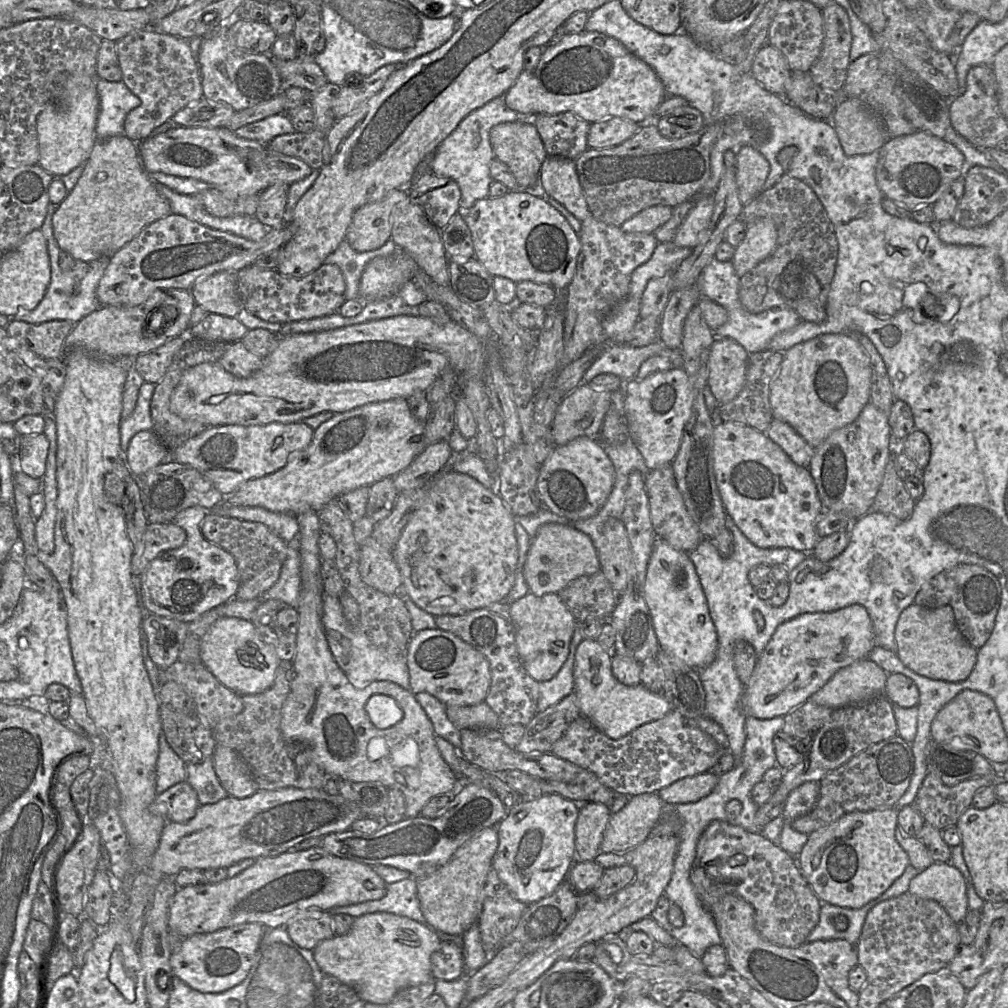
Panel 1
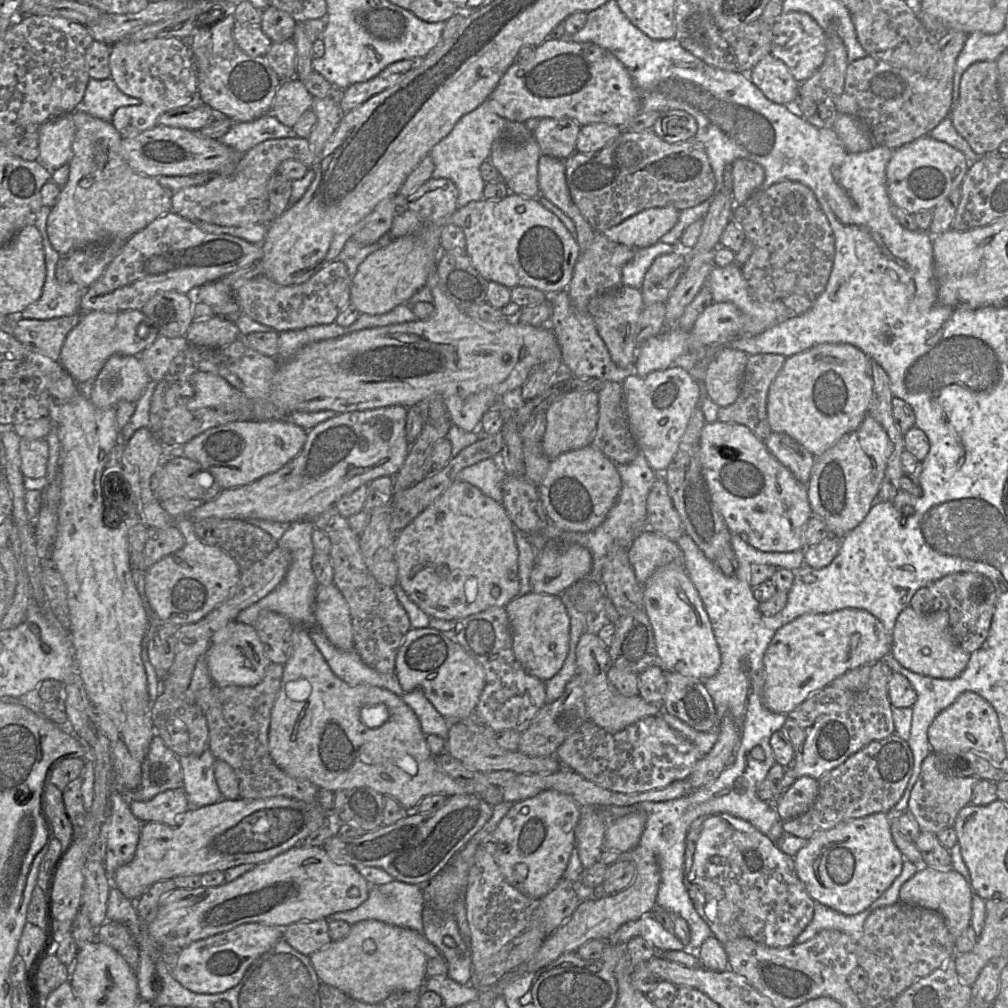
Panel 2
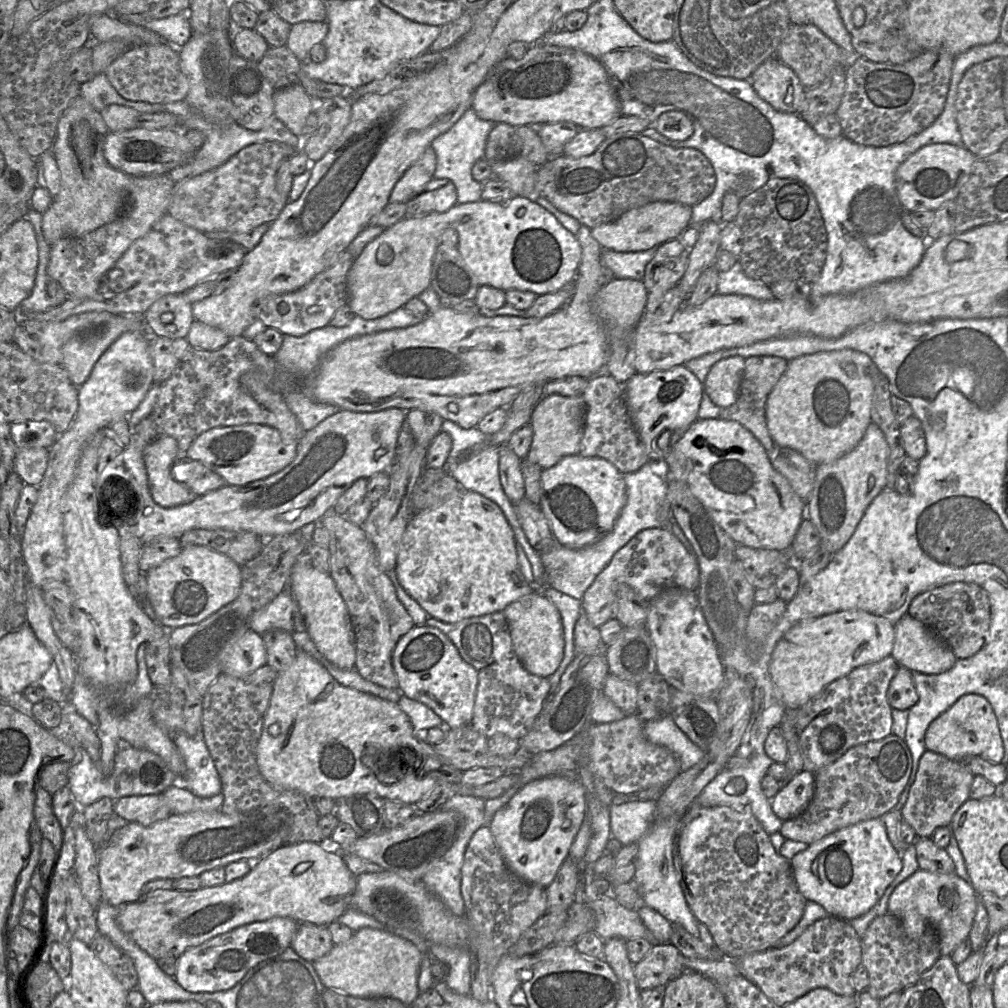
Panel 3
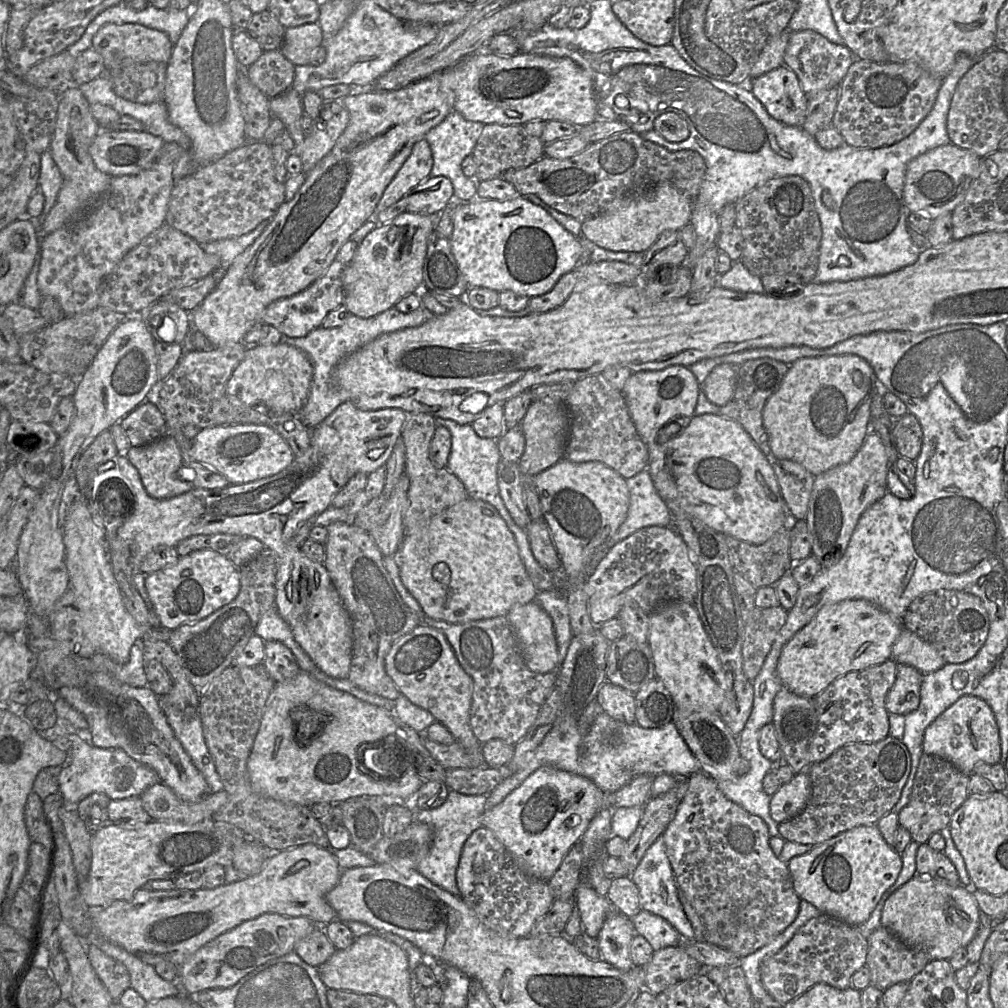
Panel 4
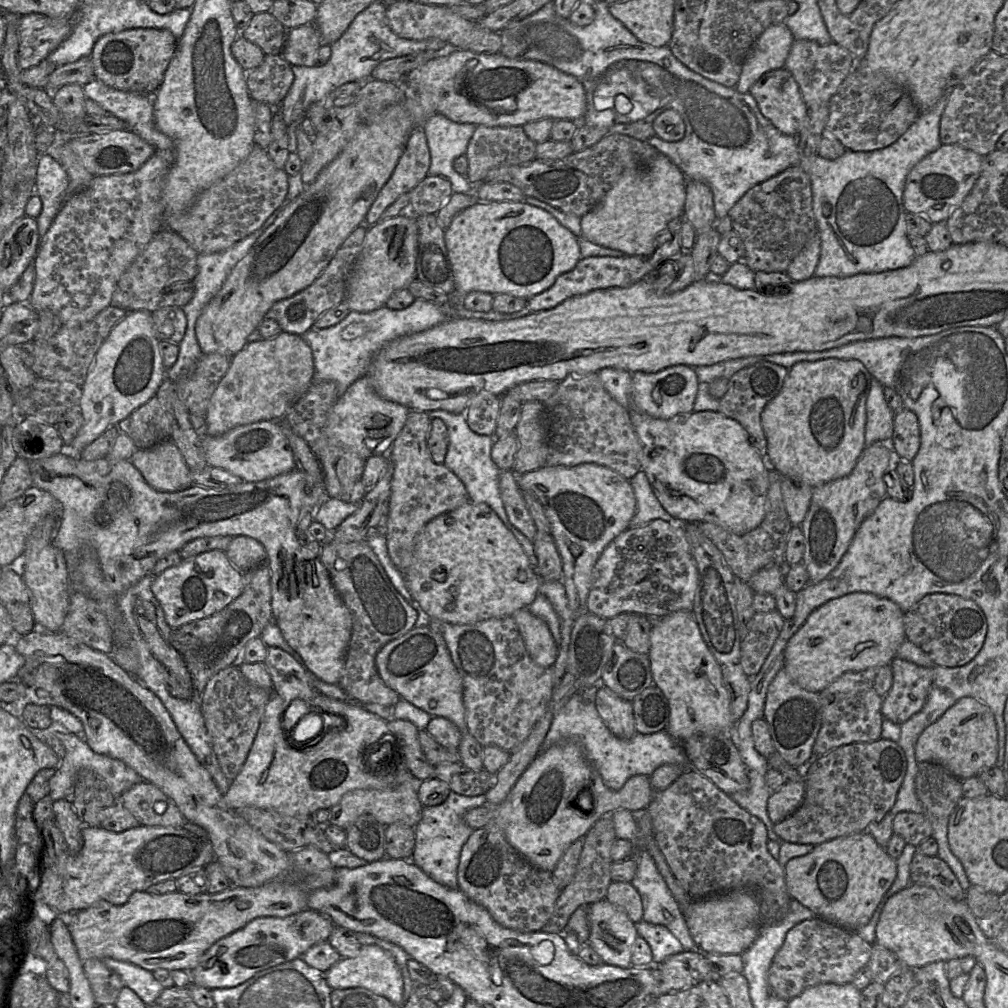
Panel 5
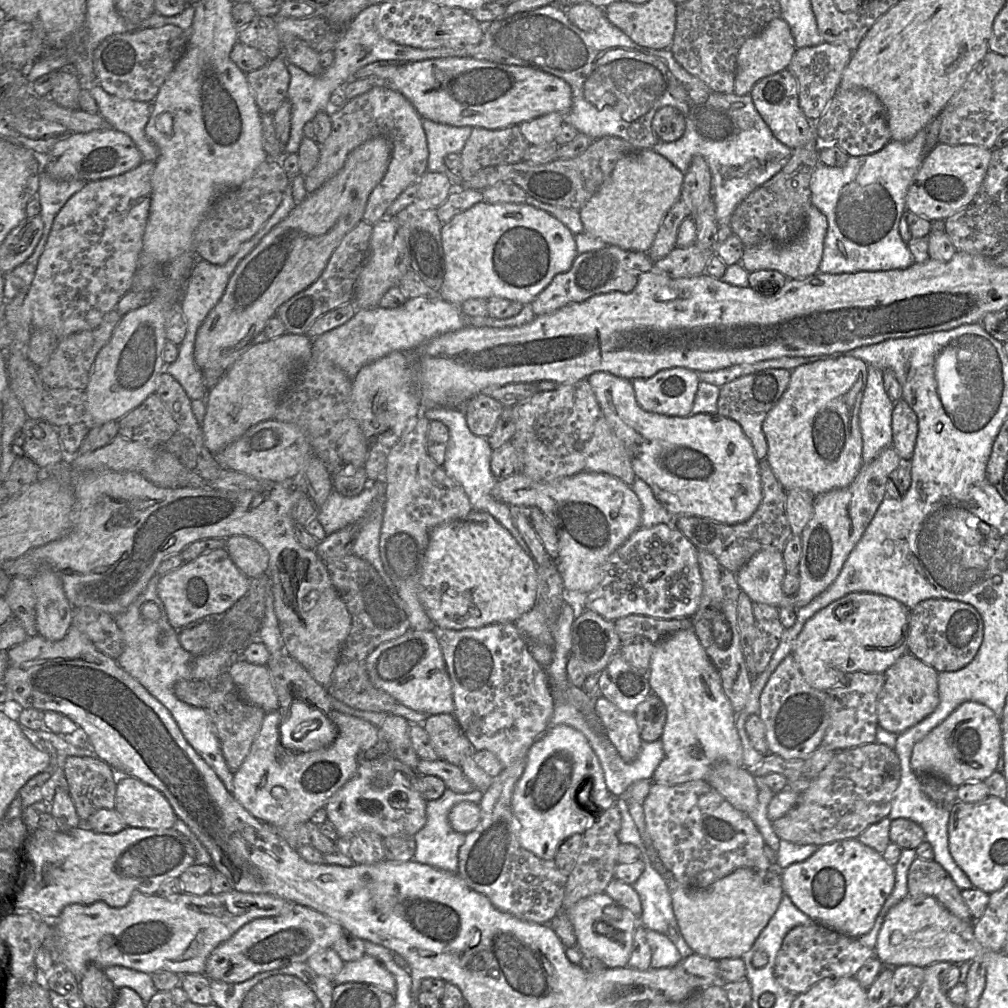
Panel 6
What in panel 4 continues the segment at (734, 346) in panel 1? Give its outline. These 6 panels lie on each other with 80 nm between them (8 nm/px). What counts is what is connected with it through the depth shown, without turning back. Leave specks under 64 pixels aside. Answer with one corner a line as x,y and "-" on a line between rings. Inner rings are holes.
730,363
713,368
702,383
702,390
708,400
718,407
724,406
732,398
739,366

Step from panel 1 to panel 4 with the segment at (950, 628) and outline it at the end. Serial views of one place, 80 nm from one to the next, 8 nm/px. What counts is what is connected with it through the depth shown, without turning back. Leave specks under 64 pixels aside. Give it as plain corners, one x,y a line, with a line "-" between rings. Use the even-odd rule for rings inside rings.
903,626
893,645
891,659
897,664
912,666
923,674
934,672
946,664
935,647

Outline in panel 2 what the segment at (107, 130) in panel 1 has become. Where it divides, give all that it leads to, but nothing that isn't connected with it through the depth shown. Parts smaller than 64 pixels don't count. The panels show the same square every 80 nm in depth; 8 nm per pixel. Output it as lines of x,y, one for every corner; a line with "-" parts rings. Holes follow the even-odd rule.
107,78
89,80
81,107
93,117
111,122
118,108
141,104
142,100
124,94
112,78

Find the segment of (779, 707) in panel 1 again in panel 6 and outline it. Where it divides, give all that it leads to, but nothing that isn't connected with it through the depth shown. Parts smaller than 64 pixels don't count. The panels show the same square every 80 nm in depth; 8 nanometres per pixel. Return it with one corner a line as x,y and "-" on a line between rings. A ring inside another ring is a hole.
852,592
818,611
805,624
792,647
807,684
827,691
854,672
884,673
908,652
908,609
885,595

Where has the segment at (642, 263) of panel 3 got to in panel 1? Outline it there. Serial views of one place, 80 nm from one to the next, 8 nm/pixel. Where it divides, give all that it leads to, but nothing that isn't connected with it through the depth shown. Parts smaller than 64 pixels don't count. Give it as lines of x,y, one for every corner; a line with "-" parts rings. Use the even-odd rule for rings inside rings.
673,242
658,243
651,258
633,271
629,296
641,300
649,280
674,272
691,251
692,249
679,247

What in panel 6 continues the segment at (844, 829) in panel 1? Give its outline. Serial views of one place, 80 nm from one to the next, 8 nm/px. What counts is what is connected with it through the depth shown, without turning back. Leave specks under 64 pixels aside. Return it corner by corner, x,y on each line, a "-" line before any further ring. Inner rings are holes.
857,838
820,846
807,860
782,871
784,894
815,922
852,938
868,933
895,886
895,866

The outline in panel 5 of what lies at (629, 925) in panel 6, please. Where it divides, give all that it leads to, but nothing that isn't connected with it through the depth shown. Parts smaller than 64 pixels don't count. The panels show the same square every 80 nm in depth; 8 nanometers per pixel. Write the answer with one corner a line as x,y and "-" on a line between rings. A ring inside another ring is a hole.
603,899
587,906
590,935
587,943
603,963
627,968
638,937
636,924
624,910

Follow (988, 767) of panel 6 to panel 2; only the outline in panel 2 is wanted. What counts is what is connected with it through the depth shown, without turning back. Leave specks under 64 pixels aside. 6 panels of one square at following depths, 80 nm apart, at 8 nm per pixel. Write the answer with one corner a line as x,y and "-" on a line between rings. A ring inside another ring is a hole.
971,691
962,693
952,705
936,716
928,729
928,740
935,753
975,751
993,764
1002,766
1007,756
995,709
982,696

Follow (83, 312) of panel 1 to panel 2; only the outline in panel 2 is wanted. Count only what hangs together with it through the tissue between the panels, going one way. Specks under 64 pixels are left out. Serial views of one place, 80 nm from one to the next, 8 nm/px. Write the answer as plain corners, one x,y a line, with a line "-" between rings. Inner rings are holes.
42,206
37,212
35,227
39,230
45,257
46,278
40,298
19,315
23,319
50,320
81,313
81,299
86,289
70,281
60,283
56,279
56,265
60,254
52,247
47,235
47,218
51,208

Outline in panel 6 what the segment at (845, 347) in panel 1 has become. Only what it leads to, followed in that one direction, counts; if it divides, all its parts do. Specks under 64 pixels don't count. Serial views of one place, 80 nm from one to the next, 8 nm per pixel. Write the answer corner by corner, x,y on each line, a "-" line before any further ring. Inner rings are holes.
848,355
825,357
791,370
787,389
762,424
767,441
766,460
786,491
802,489
817,496
847,487
855,479
862,466
859,410
867,376
868,365
863,360

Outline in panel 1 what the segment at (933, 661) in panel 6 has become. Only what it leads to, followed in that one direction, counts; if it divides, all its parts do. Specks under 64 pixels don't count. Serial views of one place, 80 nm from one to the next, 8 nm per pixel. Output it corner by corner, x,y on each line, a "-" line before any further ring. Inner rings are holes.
959,564
926,582
917,593
914,603
928,608
951,606
956,624
964,638
971,646
980,649
991,636
995,625
1001,603
1001,586
998,578
984,567

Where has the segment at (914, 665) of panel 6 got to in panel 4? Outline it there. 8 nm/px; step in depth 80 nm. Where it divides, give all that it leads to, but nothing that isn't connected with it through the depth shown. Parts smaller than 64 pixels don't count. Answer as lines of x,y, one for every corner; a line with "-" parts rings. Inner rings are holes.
897,664
896,679
885,700
889,714
906,716
918,708
923,678
924,674
914,667

